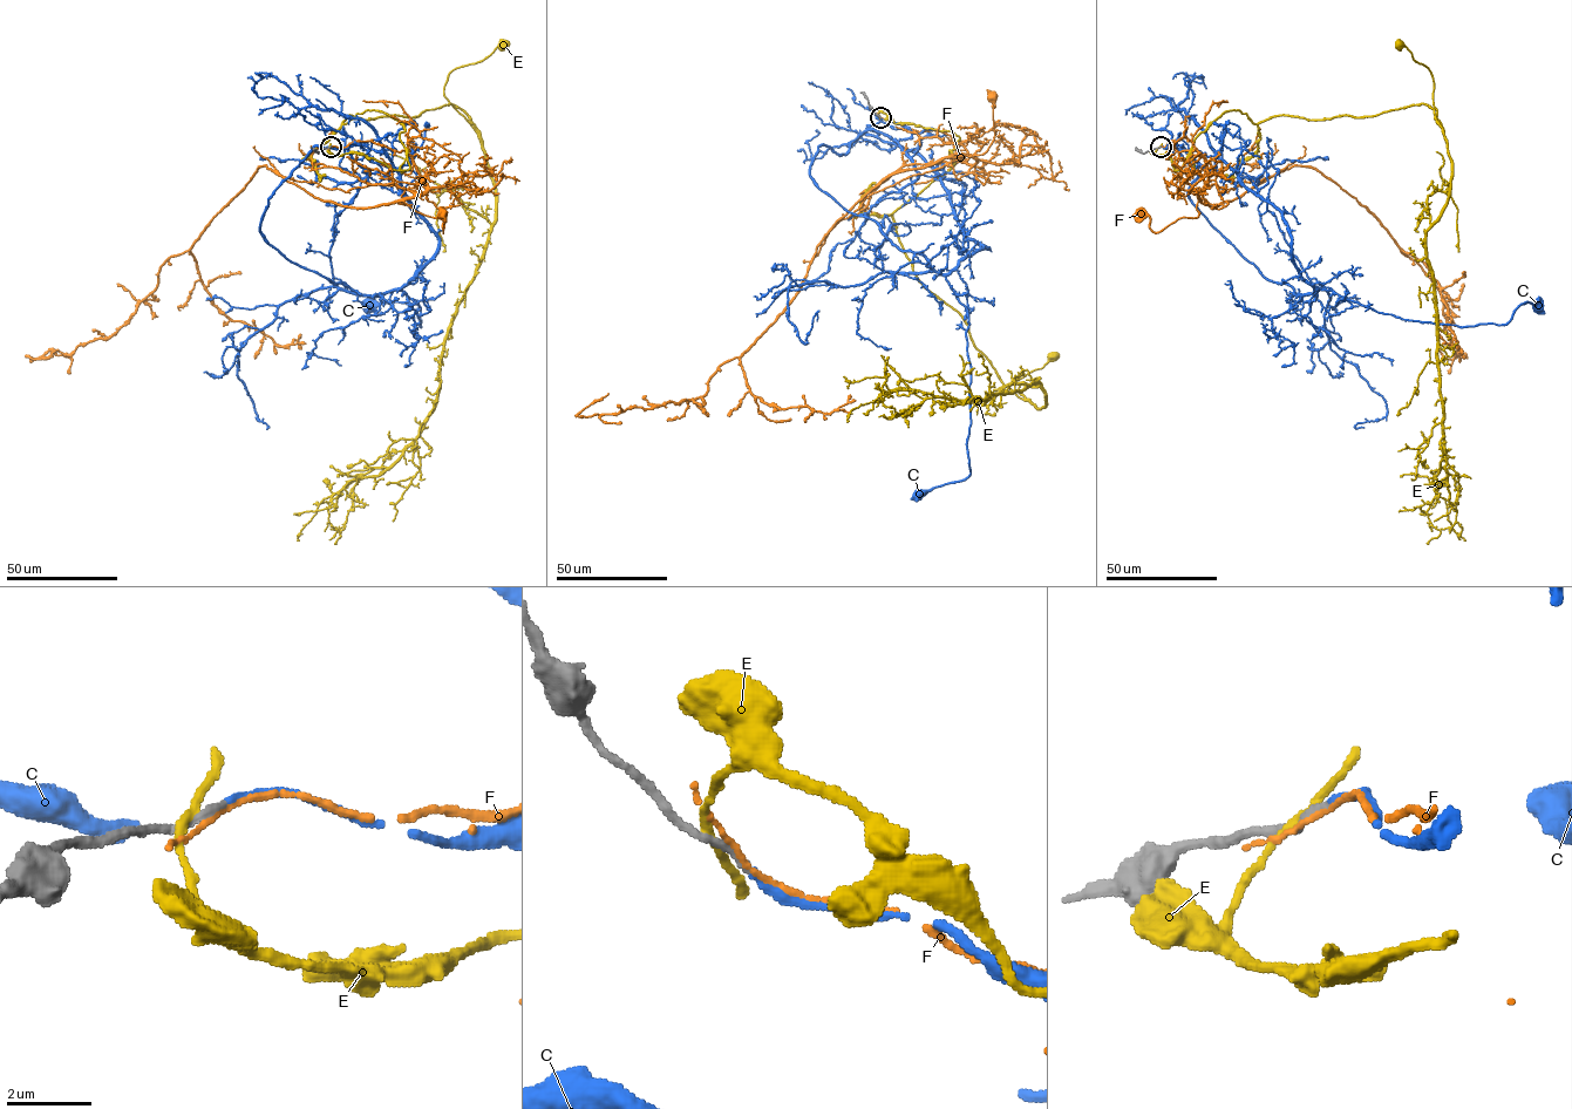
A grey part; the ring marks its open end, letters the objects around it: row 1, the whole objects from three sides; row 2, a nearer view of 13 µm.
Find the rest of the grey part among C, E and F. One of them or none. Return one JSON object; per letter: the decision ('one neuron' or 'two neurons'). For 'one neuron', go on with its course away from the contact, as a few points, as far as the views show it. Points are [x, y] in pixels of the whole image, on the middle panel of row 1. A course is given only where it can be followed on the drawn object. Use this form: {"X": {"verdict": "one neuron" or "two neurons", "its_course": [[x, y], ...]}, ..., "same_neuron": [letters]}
{"C": {"verdict": "one neuron", "its_course": [[880, 117], [912, 135], [821, 144], [810, 177], [966, 310], [970, 474], [918, 495]]}, "E": {"verdict": "two neurons"}, "F": {"verdict": "two neurons"}, "same_neuron": ["C"]}

